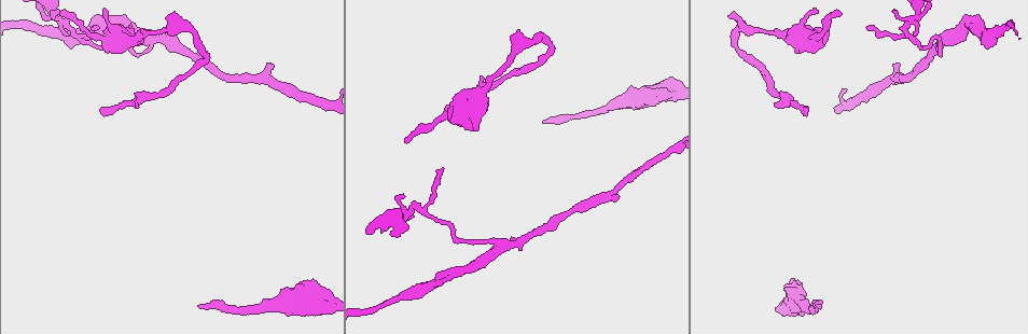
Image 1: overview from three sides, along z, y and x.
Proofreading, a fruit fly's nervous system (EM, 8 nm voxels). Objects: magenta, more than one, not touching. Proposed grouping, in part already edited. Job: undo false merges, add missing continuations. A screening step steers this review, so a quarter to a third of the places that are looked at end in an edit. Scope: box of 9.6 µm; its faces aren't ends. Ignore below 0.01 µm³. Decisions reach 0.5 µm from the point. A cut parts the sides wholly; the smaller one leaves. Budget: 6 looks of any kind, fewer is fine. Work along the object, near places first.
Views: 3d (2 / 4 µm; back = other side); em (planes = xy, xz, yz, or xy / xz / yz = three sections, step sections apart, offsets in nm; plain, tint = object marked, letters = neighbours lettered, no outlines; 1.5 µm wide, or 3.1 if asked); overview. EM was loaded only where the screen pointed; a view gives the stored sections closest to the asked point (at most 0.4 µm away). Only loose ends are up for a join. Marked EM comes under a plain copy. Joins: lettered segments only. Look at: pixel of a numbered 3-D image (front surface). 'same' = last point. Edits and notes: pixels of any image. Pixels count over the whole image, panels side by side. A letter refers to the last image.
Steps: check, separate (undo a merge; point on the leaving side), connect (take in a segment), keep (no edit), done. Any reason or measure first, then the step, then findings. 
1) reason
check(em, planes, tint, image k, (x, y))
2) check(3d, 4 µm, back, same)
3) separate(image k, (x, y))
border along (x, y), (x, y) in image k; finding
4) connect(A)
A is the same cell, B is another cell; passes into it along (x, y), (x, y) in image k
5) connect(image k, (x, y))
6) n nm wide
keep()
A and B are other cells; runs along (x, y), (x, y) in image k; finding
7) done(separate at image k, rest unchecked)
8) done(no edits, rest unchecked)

end of a long branch
check(em, planes, letters, image 1, (820, 306))

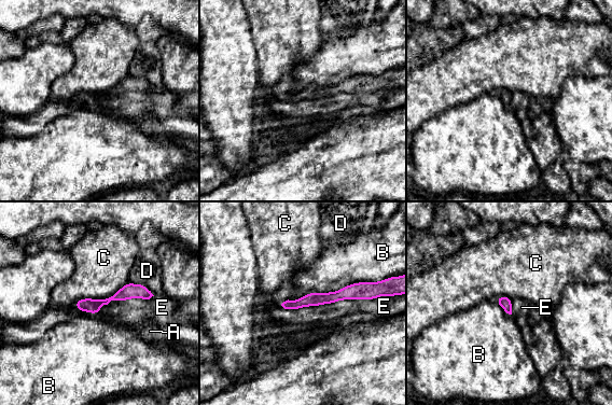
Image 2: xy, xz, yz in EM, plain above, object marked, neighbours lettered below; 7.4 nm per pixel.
keep()
A, B, C, D and E are other cells; runs along (366, 293), (343, 293), (286, 305) in image 2; no lettered segment goes on from it

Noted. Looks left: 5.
thick turns thin
check(3d, 2 µm, image 1, (143, 32))

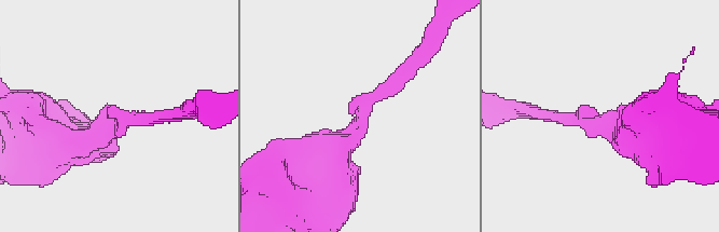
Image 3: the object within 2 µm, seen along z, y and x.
shape alone is not enough
check(em, planes, tint, image 3, (353, 137))

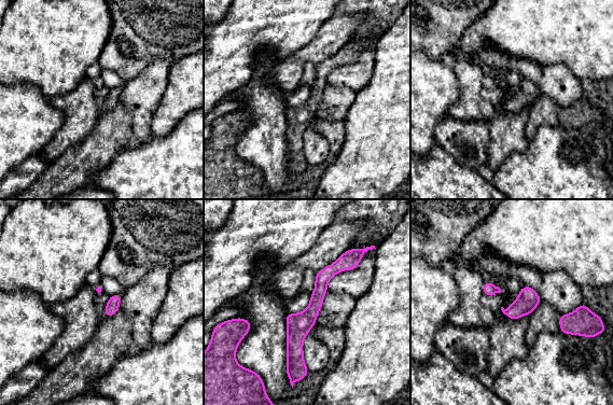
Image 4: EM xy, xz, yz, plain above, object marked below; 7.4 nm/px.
check(em, planes, letters, same)

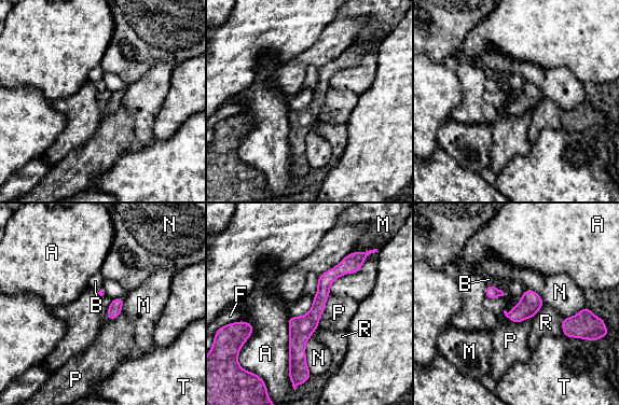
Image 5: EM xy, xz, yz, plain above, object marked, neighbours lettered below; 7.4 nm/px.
160 nm wide
keep()
A, B, F, M, N, P, R and T are other cells; runs along (343, 265), (300, 332), (294, 382) in image 5; continuous, no second cell

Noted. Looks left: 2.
branch stops here
check(em, planes, letters, image 1, (839, 14))

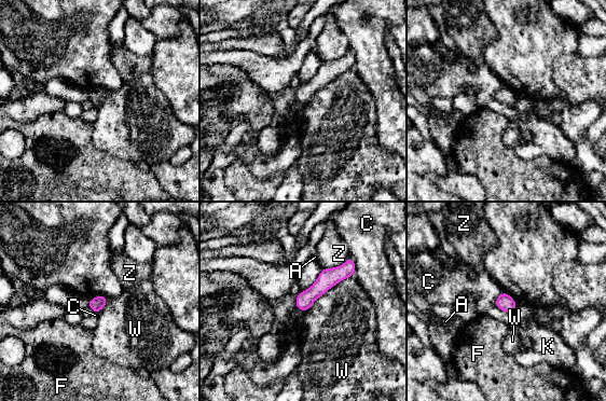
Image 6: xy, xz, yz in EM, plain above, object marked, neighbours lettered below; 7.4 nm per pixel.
W touches over 460 nm
keep()
A, C, F, K, W and Z are other cells; none of them fits

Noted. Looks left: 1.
done(no edits, rest unchecked)

